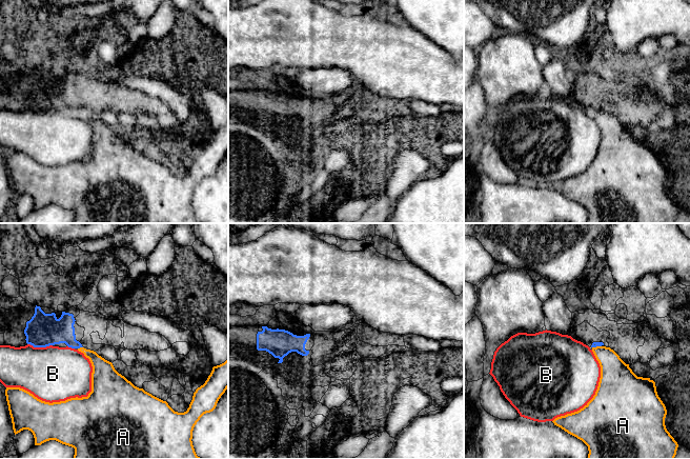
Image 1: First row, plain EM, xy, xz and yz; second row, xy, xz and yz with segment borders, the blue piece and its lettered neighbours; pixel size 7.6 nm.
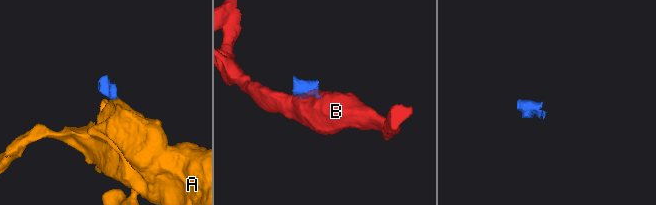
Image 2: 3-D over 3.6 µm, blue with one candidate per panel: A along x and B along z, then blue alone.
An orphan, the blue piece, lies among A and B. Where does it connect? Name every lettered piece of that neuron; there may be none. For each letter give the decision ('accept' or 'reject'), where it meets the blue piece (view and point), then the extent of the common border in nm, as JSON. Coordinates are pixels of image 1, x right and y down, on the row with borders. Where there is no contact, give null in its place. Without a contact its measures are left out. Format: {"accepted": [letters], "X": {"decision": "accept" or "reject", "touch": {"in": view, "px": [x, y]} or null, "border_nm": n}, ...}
{"accepted": [], "A": {"decision": "reject", "touch": {"in": "xy", "px": [80, 346]}, "border_nm": 40}, "B": {"decision": "reject", "touch": {"in": "xy", "px": [40, 346]}, "border_nm": 190}}

